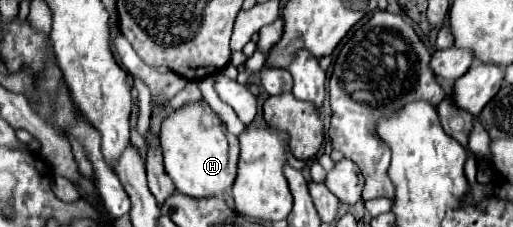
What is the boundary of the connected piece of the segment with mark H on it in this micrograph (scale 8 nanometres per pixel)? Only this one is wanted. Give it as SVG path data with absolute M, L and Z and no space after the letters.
M203 99L189 101L163 119L161 147L165 169L177 191L191 197L211 197L231 189L237 173L239 141L225 129L219 115L213 113Z

